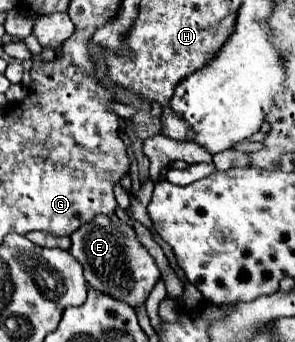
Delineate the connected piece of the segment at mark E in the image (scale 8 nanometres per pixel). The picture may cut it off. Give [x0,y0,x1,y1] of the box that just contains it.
[70,216,160,308]

